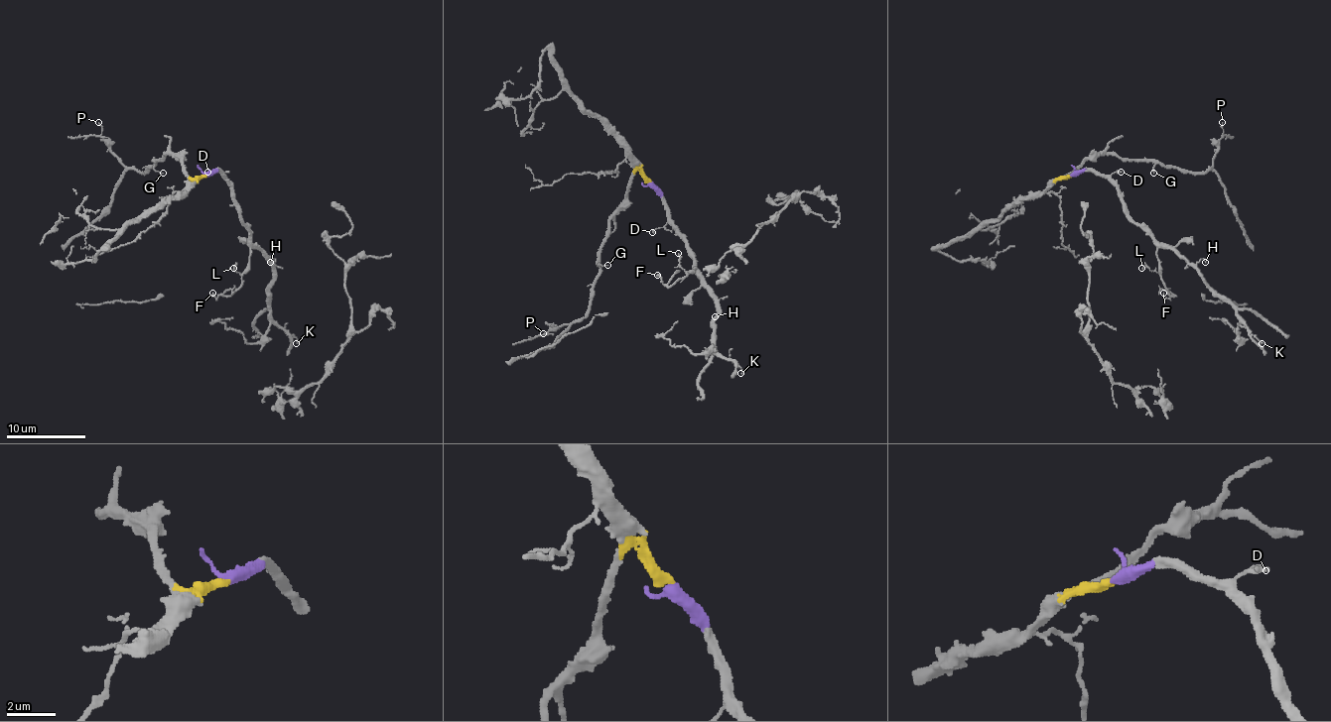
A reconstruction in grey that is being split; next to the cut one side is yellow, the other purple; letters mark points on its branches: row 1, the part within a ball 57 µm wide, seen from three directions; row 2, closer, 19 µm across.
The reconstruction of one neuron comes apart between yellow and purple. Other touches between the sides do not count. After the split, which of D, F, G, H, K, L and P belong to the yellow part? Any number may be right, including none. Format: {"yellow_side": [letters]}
{"yellow_side": ["G", "P"]}

